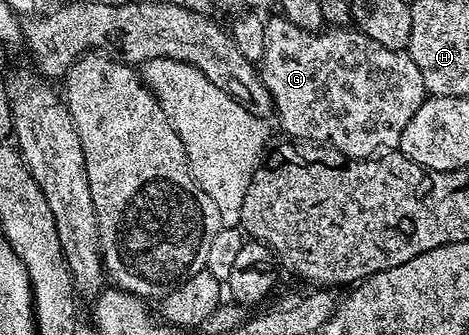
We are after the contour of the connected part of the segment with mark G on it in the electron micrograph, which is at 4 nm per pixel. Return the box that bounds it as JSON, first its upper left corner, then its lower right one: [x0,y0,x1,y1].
[259,16,427,160]

